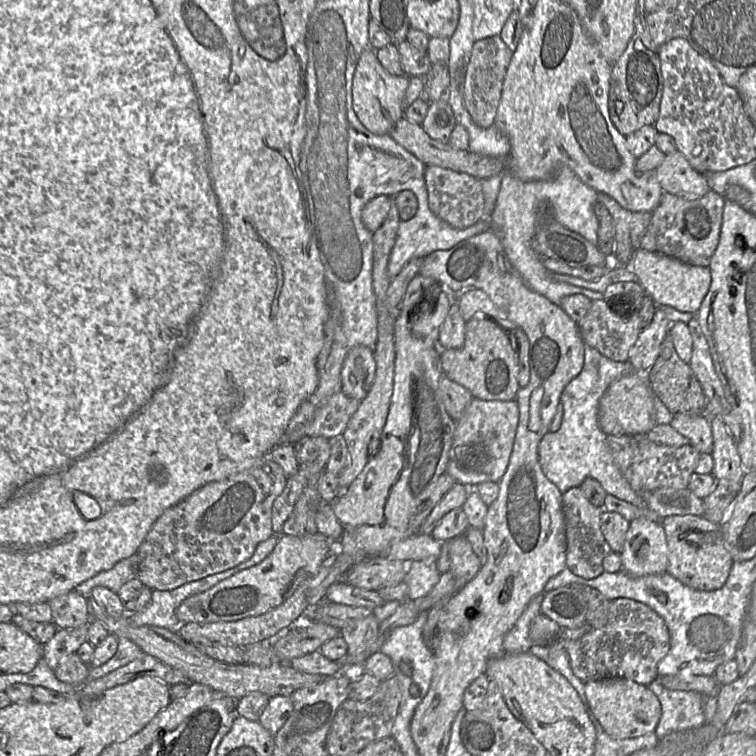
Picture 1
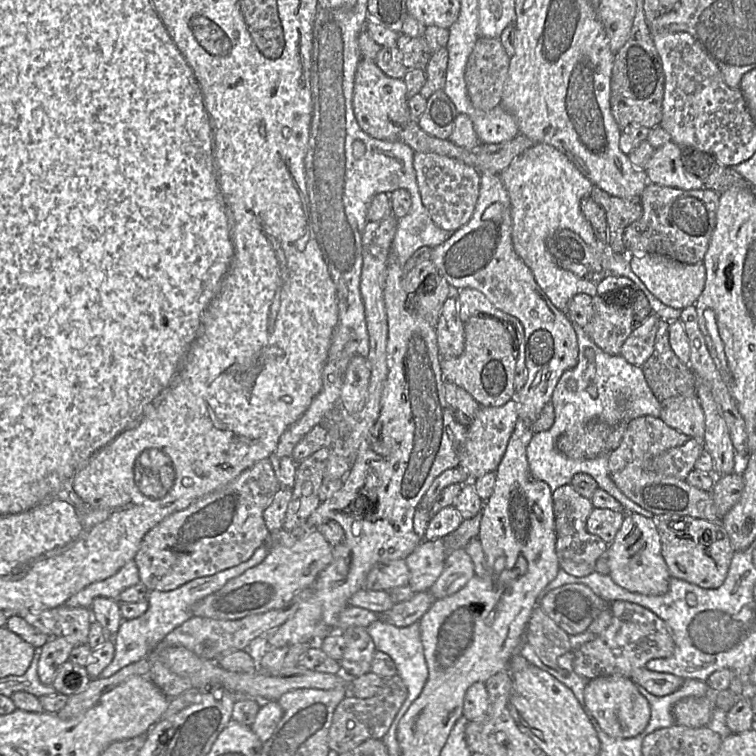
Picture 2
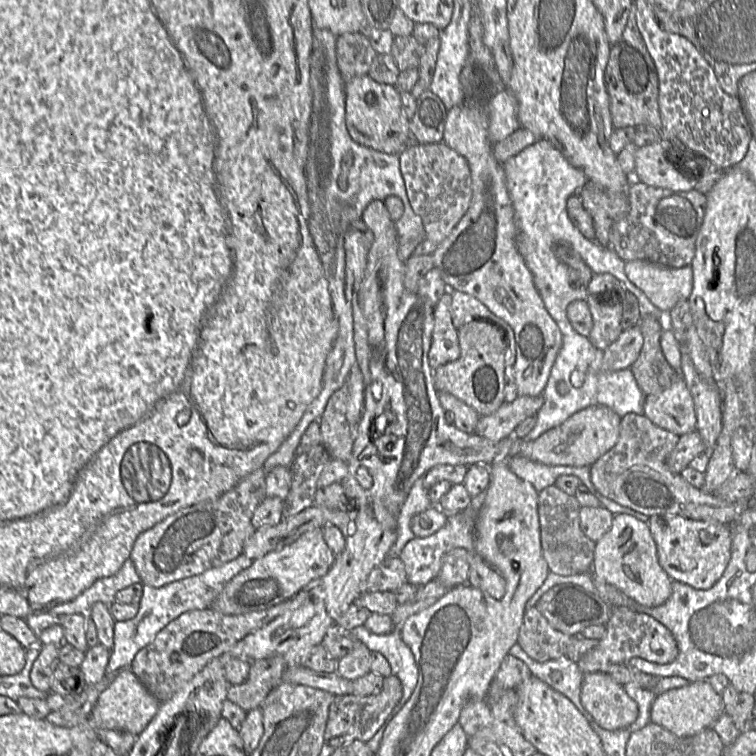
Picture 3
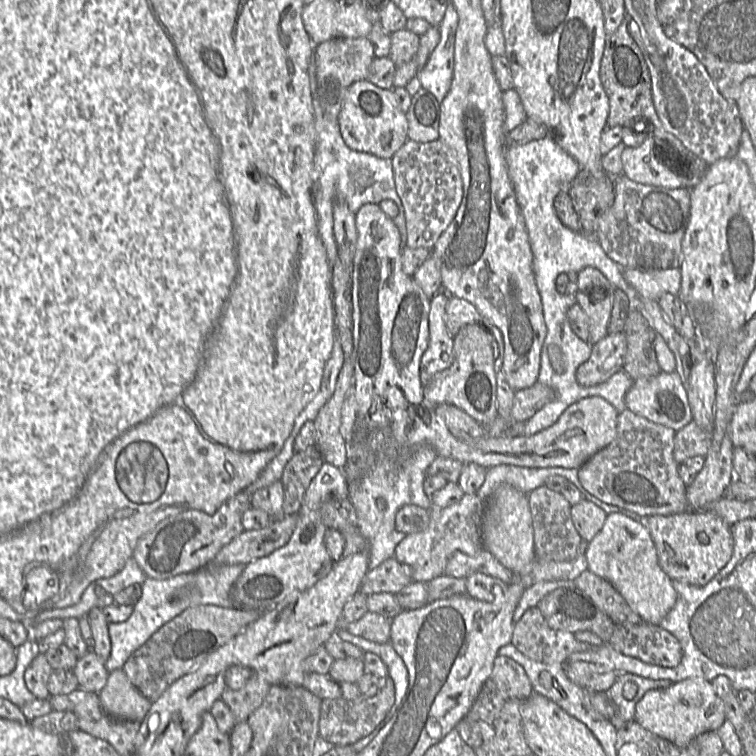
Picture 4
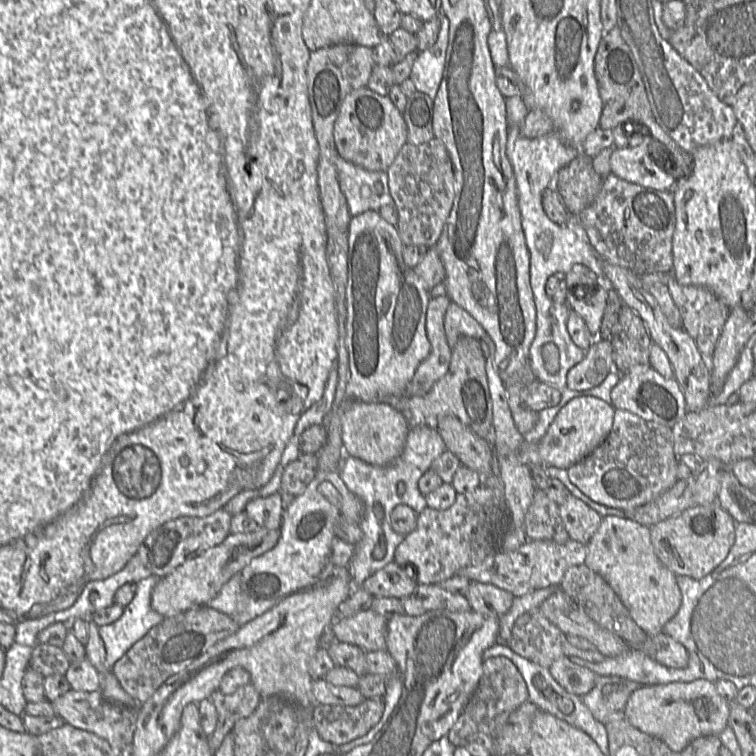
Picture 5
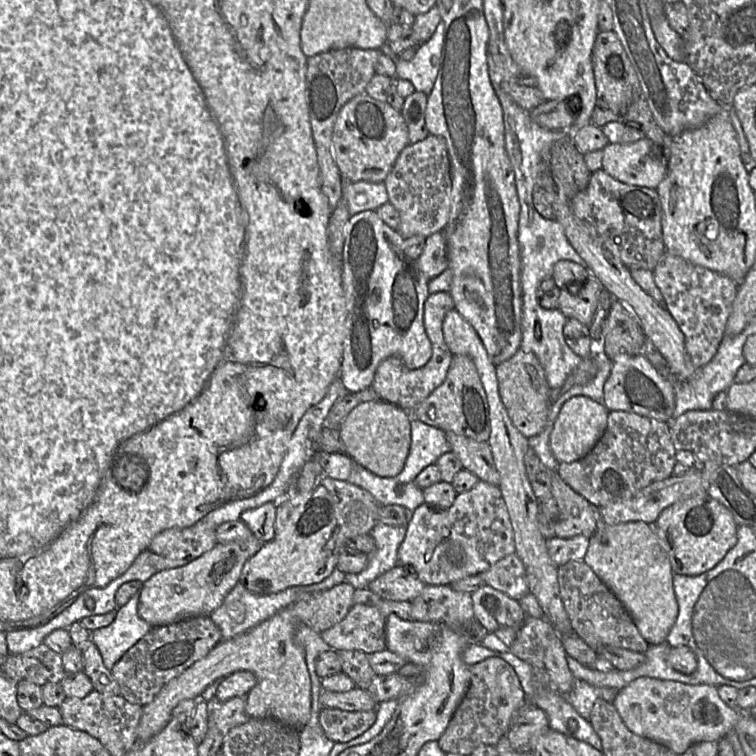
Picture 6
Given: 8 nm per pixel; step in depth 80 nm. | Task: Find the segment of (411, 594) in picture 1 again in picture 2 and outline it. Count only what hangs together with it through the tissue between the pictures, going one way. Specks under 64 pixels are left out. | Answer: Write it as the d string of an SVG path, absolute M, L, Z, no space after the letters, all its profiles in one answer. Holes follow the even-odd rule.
M443 539L423 540L404 561L413 593L428 591L444 568L447 556Z

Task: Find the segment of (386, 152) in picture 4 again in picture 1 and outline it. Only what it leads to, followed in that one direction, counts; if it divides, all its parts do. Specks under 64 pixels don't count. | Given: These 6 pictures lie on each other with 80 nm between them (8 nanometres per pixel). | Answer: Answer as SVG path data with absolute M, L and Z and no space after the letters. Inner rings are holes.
M365 49L357 62L352 82L352 106L363 126L376 135L389 134L396 123L404 117L403 96L409 85L407 75L388 73L376 56L376 50Z

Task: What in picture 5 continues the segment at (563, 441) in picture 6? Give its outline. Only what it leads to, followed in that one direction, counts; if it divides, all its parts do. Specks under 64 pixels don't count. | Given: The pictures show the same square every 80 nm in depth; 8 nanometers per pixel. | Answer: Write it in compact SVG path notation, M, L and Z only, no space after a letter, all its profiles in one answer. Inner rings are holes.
M578 396L568 401L558 412L545 435L534 444L525 443L516 455L519 461L567 469L600 445L611 431L615 408L595 396Z

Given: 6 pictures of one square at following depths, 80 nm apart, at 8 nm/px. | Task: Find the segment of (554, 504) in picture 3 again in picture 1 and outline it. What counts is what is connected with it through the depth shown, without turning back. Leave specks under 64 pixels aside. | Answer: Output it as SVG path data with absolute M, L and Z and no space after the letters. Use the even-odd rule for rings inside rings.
M573 487L562 493L562 511L565 521L566 568L585 579L598 577L604 572L604 558L612 552L601 531L602 507L594 506L579 487Z

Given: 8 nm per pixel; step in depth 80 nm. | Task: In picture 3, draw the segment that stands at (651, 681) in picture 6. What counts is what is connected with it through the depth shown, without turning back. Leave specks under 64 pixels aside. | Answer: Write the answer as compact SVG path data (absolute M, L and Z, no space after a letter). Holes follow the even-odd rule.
M695 681L658 694L651 705L650 722L678 737L689 737L704 729L712 728L722 713L724 705L721 694L717 693L708 681Z

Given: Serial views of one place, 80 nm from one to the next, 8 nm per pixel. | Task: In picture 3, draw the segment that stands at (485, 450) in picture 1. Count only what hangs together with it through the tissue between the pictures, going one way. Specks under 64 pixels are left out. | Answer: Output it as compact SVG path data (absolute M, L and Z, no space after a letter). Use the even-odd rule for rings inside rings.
M519 395L512 402L503 402L492 414L479 417L475 433L491 441L513 435L515 427L527 417L535 415L543 403L542 395Z

